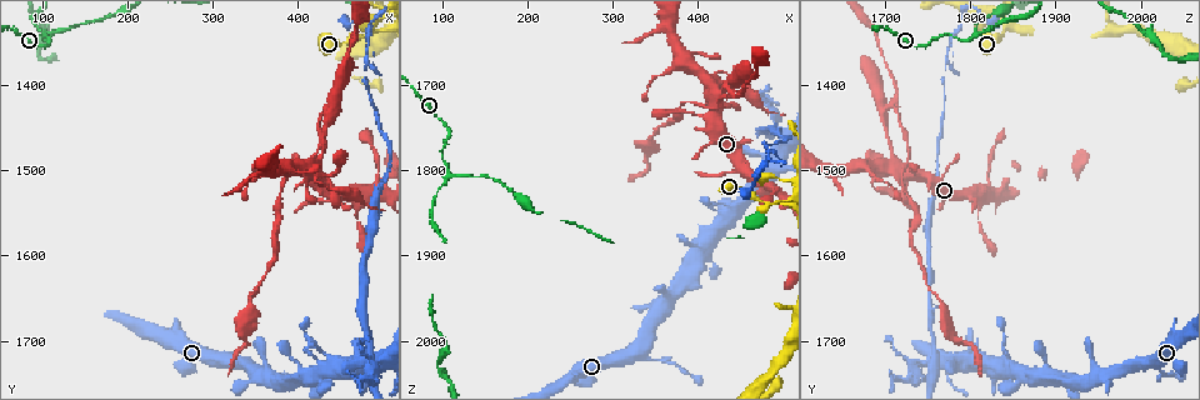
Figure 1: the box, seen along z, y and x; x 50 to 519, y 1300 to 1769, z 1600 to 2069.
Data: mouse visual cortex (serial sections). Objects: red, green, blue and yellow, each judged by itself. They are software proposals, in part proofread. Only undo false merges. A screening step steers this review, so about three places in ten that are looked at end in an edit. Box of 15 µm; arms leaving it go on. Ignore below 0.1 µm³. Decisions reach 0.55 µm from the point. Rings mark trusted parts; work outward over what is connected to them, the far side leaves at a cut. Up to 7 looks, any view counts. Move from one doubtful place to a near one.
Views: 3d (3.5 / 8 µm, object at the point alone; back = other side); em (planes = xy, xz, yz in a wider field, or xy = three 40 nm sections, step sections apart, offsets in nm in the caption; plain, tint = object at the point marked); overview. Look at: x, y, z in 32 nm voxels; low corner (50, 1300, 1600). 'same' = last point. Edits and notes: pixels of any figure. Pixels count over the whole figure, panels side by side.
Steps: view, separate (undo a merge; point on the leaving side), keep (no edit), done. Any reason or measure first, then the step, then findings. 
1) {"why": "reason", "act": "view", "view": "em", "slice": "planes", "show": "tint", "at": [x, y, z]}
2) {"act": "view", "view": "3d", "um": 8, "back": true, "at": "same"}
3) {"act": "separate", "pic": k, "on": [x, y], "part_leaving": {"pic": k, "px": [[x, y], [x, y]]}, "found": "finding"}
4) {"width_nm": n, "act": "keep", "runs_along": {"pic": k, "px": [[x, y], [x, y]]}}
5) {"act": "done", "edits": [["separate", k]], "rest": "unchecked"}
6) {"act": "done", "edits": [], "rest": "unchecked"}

{"why": "abrupt turn", "act": "view", "view": "3d", "um": 8, "at": [420, 1505, 1690]}

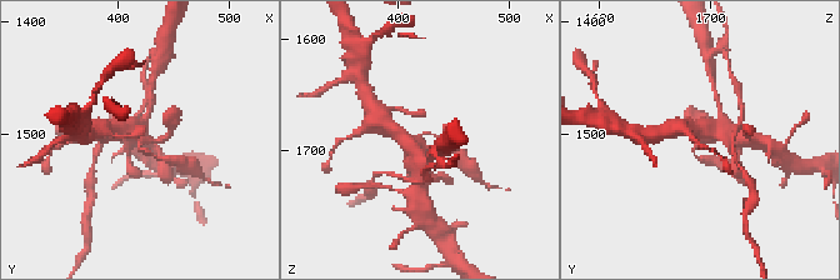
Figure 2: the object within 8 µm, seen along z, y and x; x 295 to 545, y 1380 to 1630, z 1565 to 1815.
{"act": "view", "view": "em", "slice": "xy", "step": 2, "show": "tint", "at": [422, 1504, 1692]}

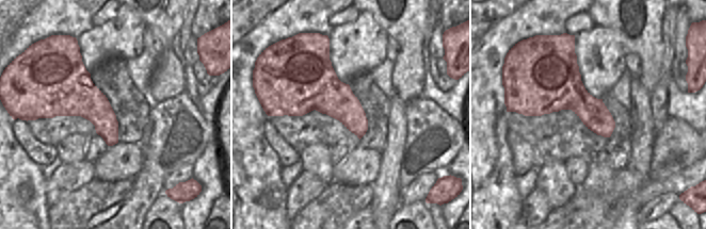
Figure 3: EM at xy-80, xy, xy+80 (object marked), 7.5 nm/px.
{"width_nm": 300, "act": "separate", "pic": 2, "on": [704, 159], "found": "a second cell is stuck on"}

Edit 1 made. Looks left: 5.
{"why": "thick turns thin", "act": "view", "view": "3d", "um": 3.5, "at": [435, 1440, 1695]}

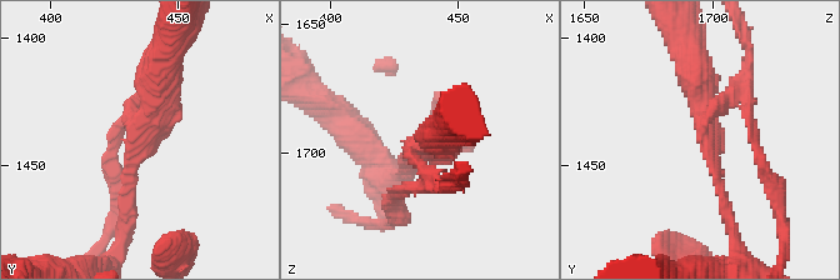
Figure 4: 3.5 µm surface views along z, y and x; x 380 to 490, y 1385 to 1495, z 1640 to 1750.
{"arms": 4, "arm_widths_nm": [100, 150, 200, 450], "why": "shape alone is not enough", "act": "view", "view": "em", "slice": "xy", "step": 2, "show": "tint", "at": [435, 1437, 1699]}

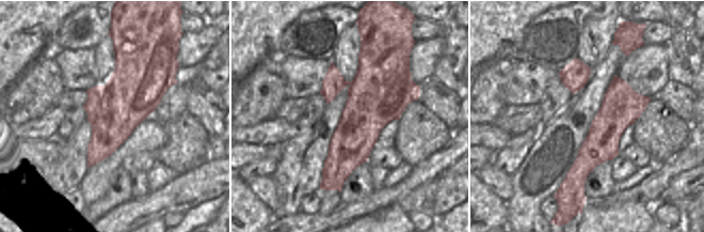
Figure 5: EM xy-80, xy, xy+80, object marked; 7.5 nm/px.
{"act": "separate", "pic": 4, "on": [431, 183], "part_leaving": {"pic": 4, "px": [[704, 121], [740, 101], [761, 163]]}, "found": "two cells meet here"}

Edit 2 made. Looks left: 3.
{"act": "view", "view": "overview"}

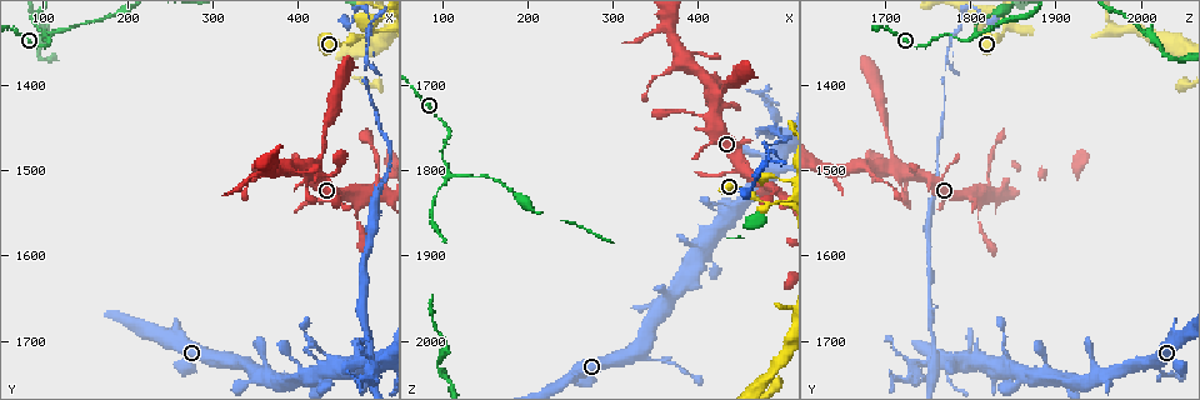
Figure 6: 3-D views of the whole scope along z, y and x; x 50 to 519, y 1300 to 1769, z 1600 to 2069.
{"why": "abrupt turn", "act": "view", "view": "3d", "um": 3.5, "back": true, "at": [105, 1340, 1805]}

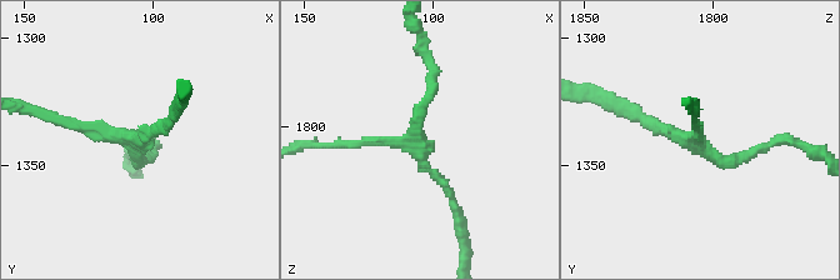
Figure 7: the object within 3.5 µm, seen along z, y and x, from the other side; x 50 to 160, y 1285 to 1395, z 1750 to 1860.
{"why": "need the tissue", "act": "view", "view": "em", "slice": "xy", "step": 5, "show": "tint", "at": [107, 1342, 1805]}

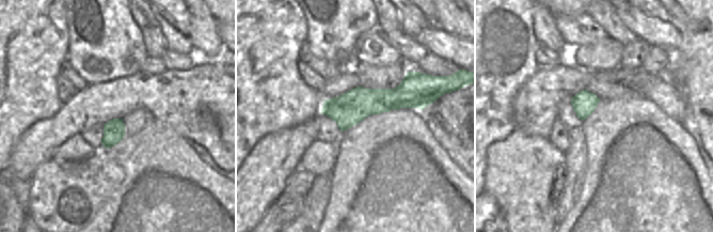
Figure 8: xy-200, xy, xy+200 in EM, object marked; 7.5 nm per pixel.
{"arm_widths_nm": [150, 150, 150], "act": "separate", "pic": 7, "on": [68, 121], "part_leaving": {"pic": 7, "px": [[695, 135], [695, 104], [689, 104]]}, "found": "a second cell is stuck on"}

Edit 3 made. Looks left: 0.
{"act": "done", "edits": [["separate", 2], ["separate", 4], ["separate", 7]], "rest": "unchecked"}

